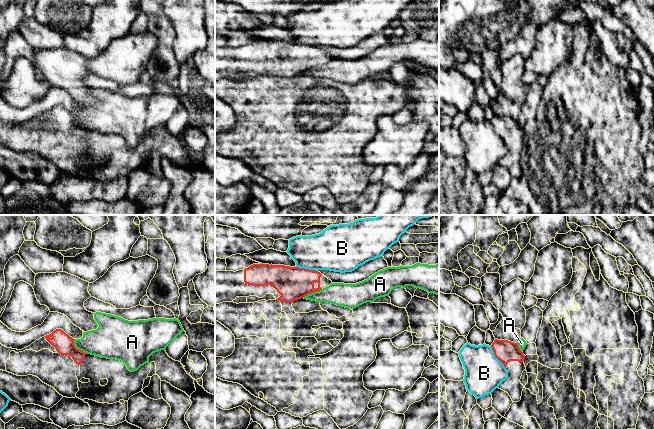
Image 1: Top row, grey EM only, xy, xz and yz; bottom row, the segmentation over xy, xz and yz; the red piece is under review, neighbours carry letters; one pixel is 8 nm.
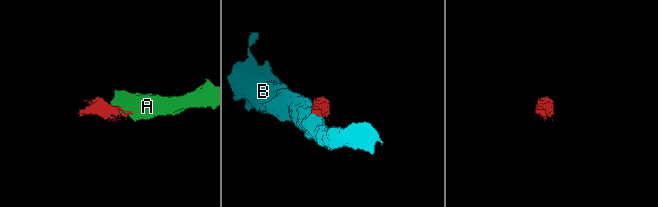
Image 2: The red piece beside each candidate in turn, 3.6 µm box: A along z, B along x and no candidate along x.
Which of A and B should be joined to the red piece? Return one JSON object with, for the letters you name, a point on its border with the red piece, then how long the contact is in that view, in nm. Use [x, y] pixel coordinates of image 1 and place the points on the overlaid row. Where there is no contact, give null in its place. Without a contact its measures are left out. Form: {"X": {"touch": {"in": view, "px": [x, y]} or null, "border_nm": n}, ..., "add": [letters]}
{"add": []}

